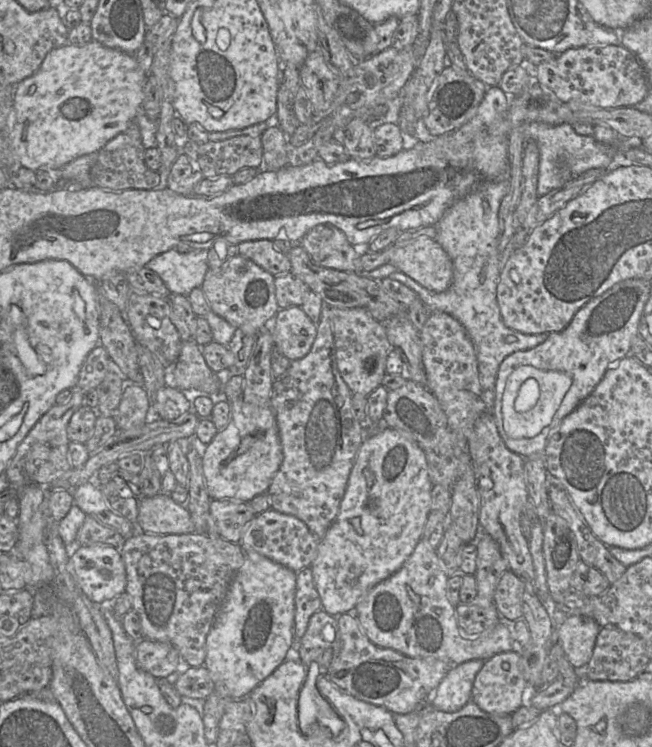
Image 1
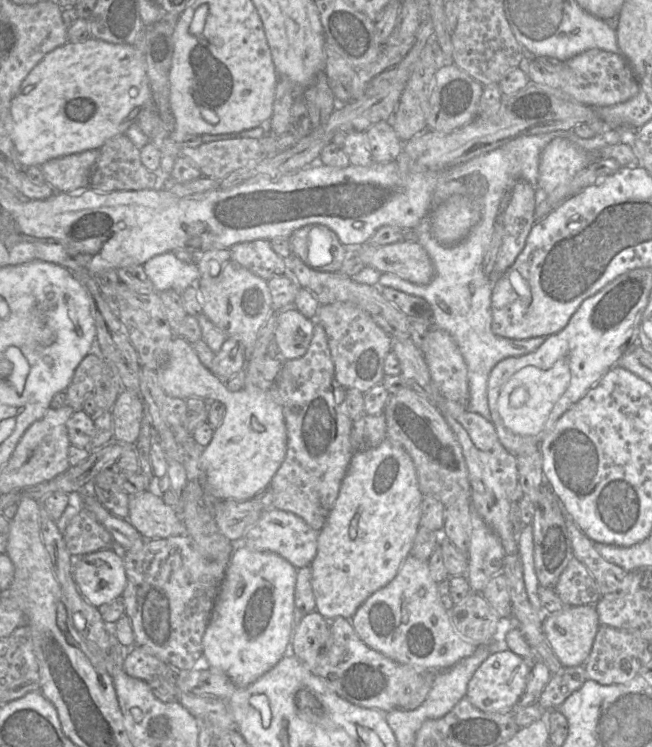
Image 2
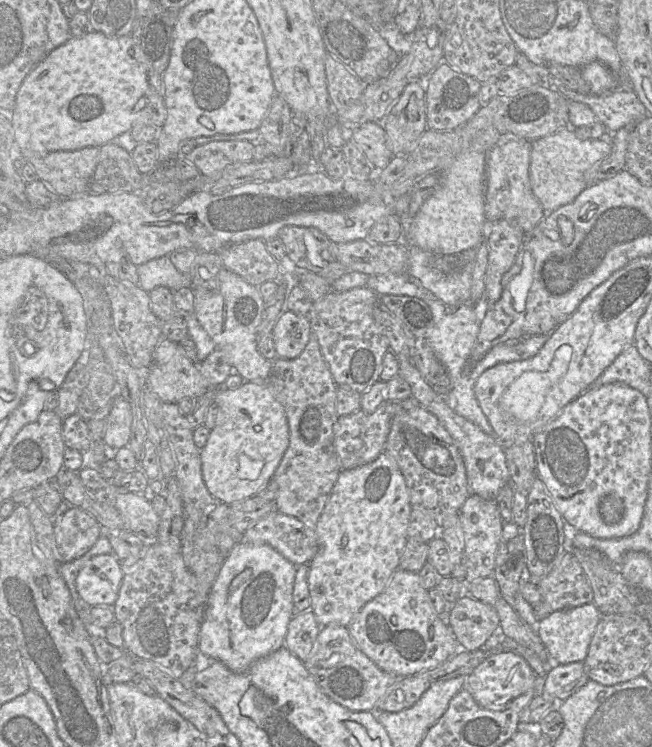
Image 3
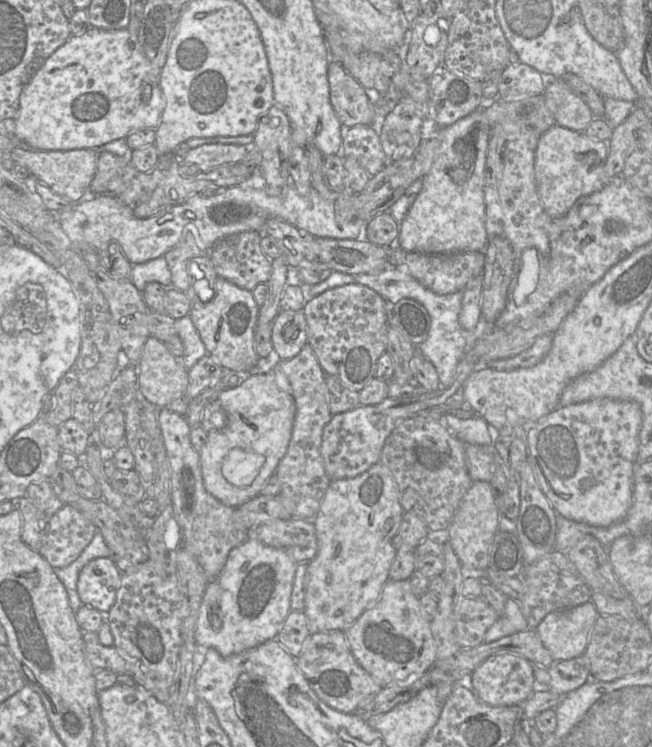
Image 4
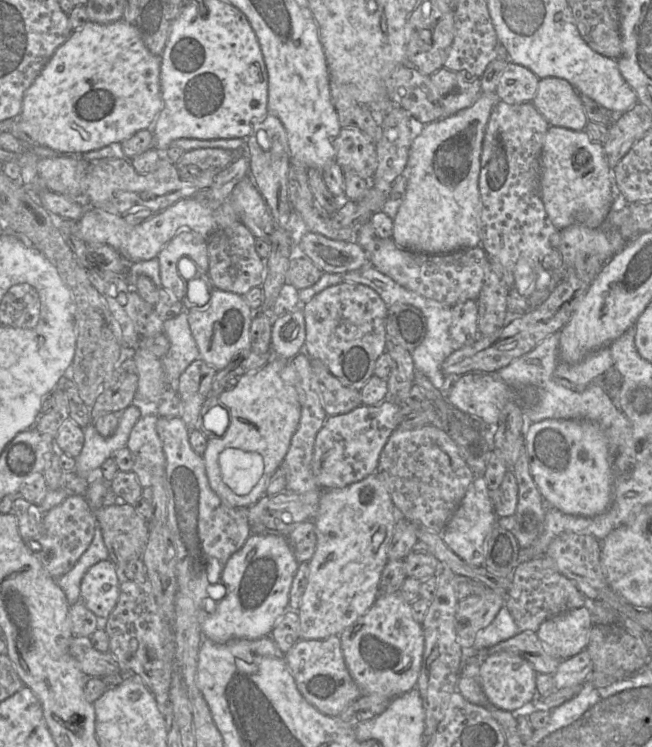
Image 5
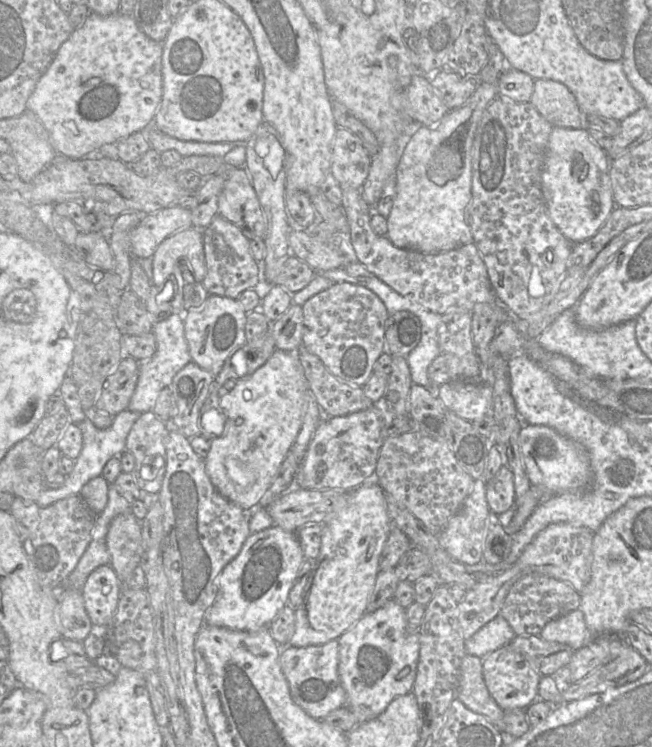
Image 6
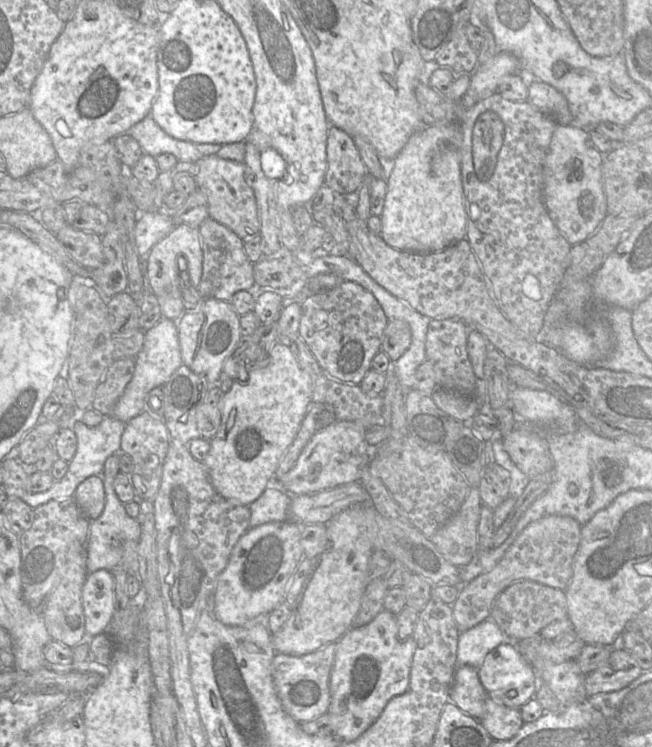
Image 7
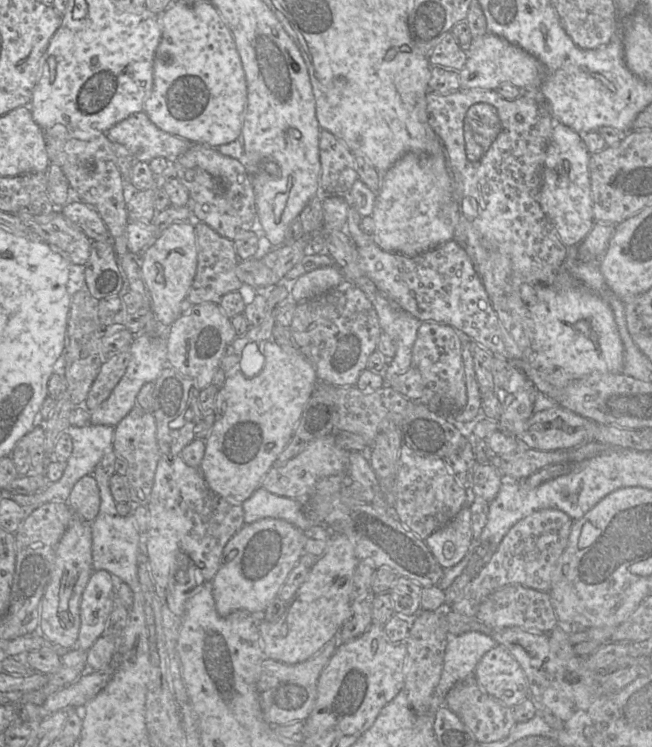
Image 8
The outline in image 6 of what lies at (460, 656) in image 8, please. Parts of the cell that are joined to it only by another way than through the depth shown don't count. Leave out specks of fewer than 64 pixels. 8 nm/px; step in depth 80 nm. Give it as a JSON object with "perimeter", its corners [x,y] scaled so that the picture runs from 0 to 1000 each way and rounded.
{"perimeter":[[[764,822],[712,858],[713,870],[716,876],[733,878],[741,884],[753,873],[779,863],[790,851],[779,831]]]}

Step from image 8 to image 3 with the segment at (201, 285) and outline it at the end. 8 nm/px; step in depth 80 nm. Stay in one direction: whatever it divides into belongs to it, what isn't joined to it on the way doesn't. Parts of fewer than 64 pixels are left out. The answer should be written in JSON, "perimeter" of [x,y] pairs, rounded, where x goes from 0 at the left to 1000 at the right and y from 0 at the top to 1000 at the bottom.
{"perimeter":[[[405,321],[357,327],[336,339],[342,357],[385,382],[396,384],[413,375],[428,378],[428,349],[411,337]]]}

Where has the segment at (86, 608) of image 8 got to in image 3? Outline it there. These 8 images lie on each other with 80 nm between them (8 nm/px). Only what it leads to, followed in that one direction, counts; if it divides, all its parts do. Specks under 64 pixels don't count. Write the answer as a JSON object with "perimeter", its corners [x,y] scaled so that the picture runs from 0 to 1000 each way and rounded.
{"perimeter":[[[155,742],[130,754],[115,775],[115,783],[130,811],[173,810],[187,775],[183,750],[173,742]]]}

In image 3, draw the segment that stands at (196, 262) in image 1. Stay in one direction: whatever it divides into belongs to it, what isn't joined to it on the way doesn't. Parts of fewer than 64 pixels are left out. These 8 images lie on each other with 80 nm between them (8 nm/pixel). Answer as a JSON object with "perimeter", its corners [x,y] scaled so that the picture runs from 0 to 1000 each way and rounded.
{"perimeter":[[[258,341],[230,348],[210,356],[213,383],[224,391],[242,383],[253,383],[265,390],[290,383],[291,368],[270,360]]]}

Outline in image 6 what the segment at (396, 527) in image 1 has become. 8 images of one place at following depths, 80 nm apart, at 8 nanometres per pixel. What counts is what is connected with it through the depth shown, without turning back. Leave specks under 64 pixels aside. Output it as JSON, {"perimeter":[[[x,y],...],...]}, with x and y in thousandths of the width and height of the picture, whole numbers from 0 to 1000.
{"perimeter":[[[564,644],[534,657],[534,672],[495,701],[491,736],[480,751],[462,807],[452,815],[452,846],[442,865],[469,866],[494,863],[540,841],[561,822],[564,802],[581,767],[581,747],[600,710],[589,656],[577,644]]]}

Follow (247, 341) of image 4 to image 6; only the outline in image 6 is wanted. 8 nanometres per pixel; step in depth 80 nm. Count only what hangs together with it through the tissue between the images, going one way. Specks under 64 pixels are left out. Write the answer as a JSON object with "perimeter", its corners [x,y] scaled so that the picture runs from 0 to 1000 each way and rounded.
{"perimeter":[[[321,395],[305,411],[285,415],[281,424],[282,448],[296,485],[331,503],[350,475],[377,459],[376,432],[379,419],[365,400]]]}

